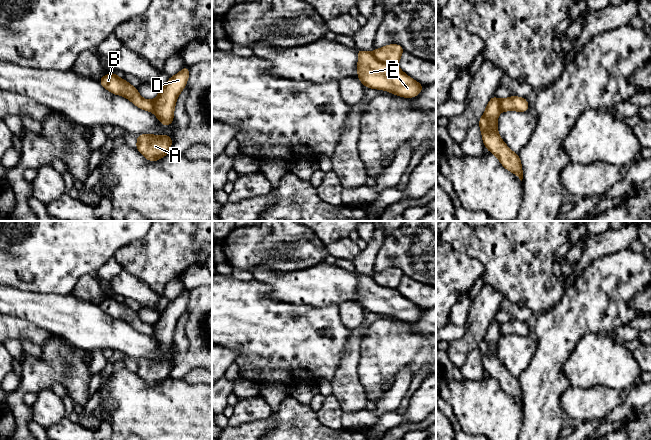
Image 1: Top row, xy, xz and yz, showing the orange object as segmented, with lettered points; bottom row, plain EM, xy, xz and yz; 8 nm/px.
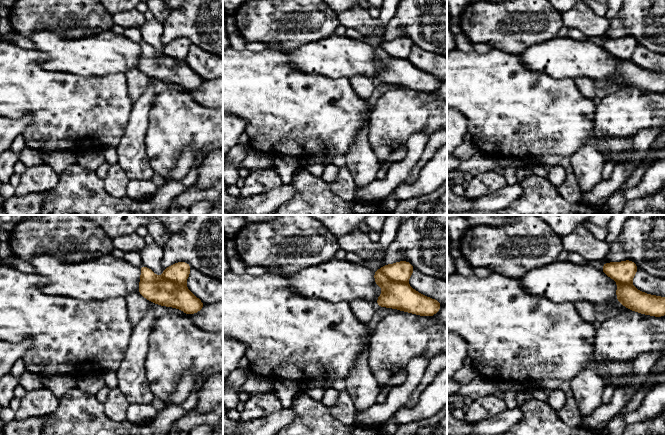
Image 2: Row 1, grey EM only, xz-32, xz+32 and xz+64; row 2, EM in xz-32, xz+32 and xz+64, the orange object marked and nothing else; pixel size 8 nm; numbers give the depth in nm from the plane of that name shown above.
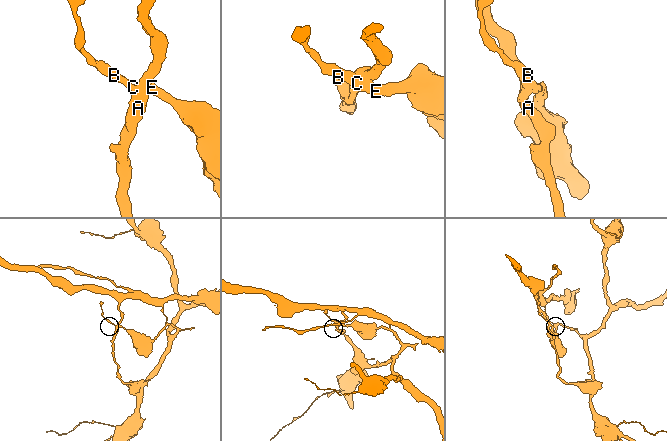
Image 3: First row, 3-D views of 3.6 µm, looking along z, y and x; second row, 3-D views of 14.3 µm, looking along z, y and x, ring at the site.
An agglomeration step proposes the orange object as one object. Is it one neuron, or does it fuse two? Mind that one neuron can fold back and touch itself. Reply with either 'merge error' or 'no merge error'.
merge error

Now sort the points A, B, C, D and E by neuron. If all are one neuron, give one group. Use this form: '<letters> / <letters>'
A D / B C E

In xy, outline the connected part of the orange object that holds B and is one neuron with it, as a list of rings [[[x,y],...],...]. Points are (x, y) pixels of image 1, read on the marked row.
[[[109,73],[99,79],[99,83],[108,91],[115,95],[121,95],[129,99],[138,108],[152,112],[154,102],[145,100],[138,93],[137,88],[128,83],[125,79],[121,79],[116,73]]]

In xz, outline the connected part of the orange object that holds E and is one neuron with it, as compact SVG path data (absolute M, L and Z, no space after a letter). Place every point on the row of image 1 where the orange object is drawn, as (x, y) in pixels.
M356 49L358 75L365 88L386 90L404 98L412 98L425 87L406 75L397 65L378 61L372 53Z

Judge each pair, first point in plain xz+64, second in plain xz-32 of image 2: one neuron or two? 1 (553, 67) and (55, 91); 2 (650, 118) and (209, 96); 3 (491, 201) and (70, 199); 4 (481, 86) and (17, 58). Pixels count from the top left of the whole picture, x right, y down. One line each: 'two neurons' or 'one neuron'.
1: two neurons
2: two neurons
3: two neurons
4: one neuron

